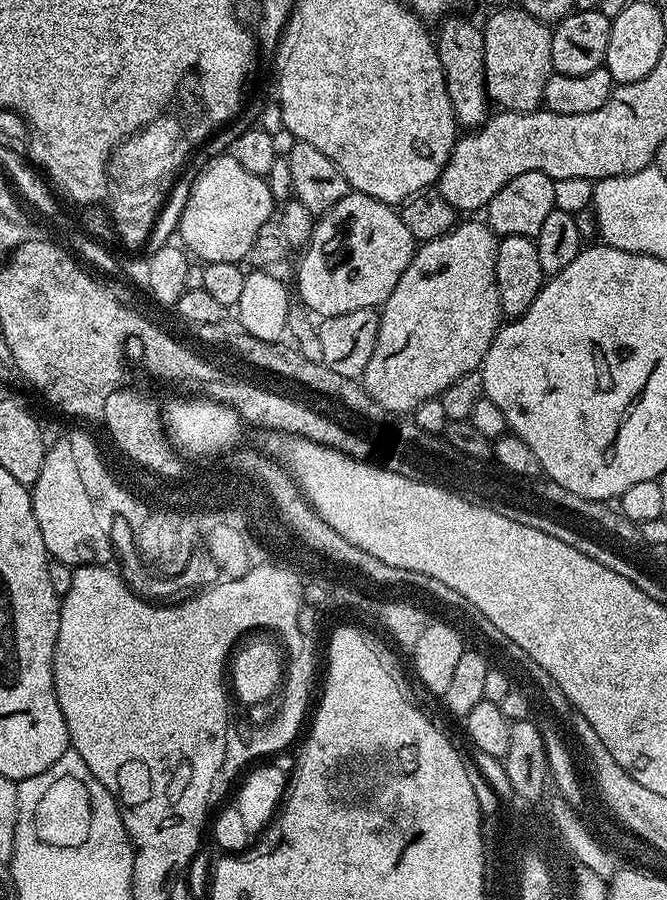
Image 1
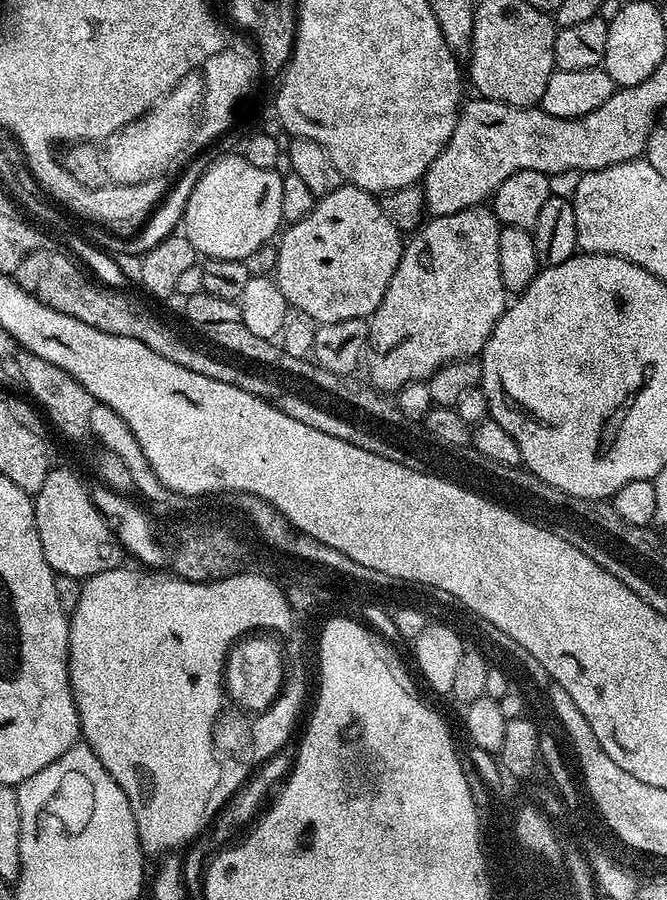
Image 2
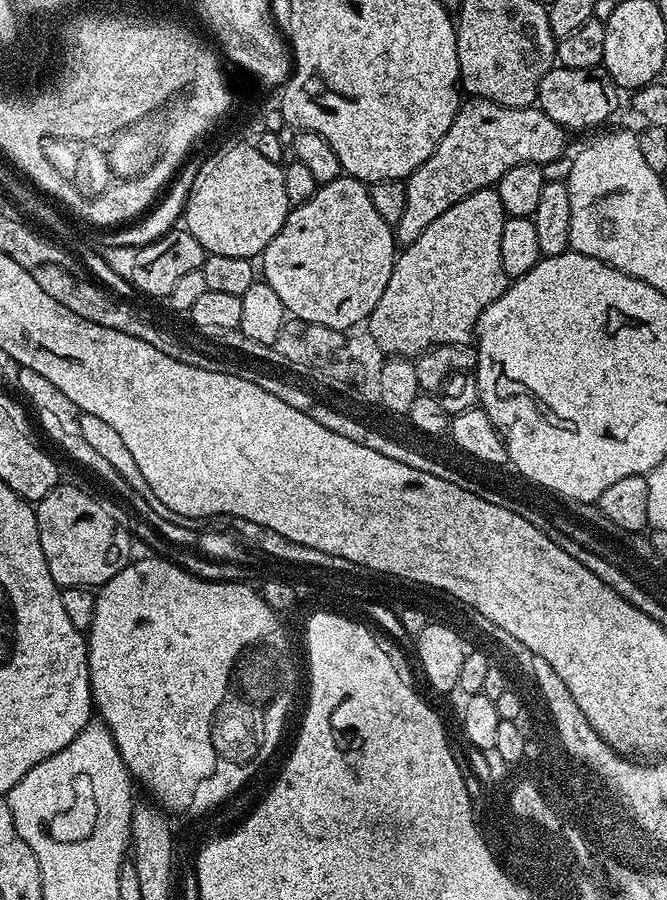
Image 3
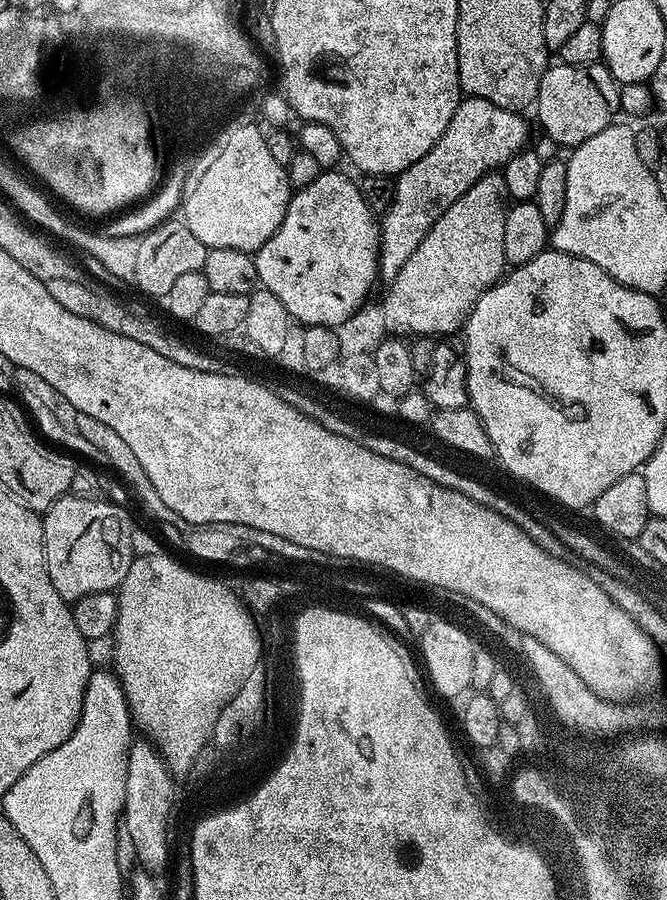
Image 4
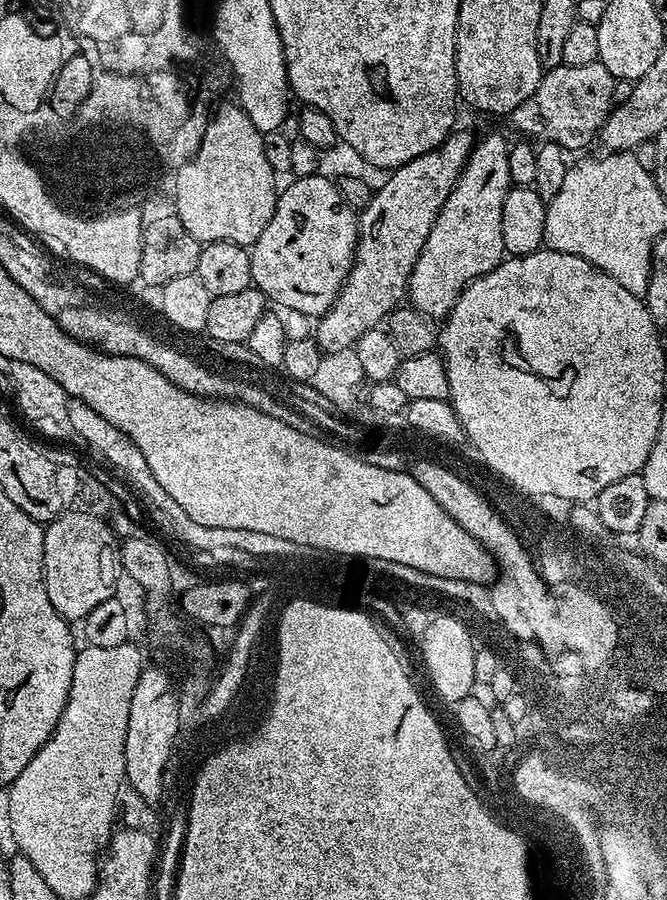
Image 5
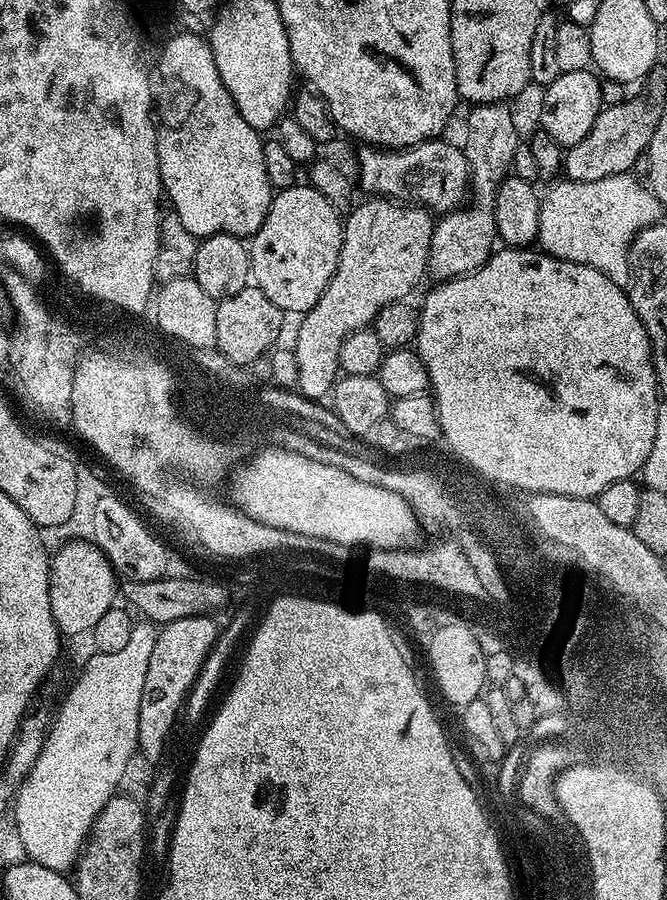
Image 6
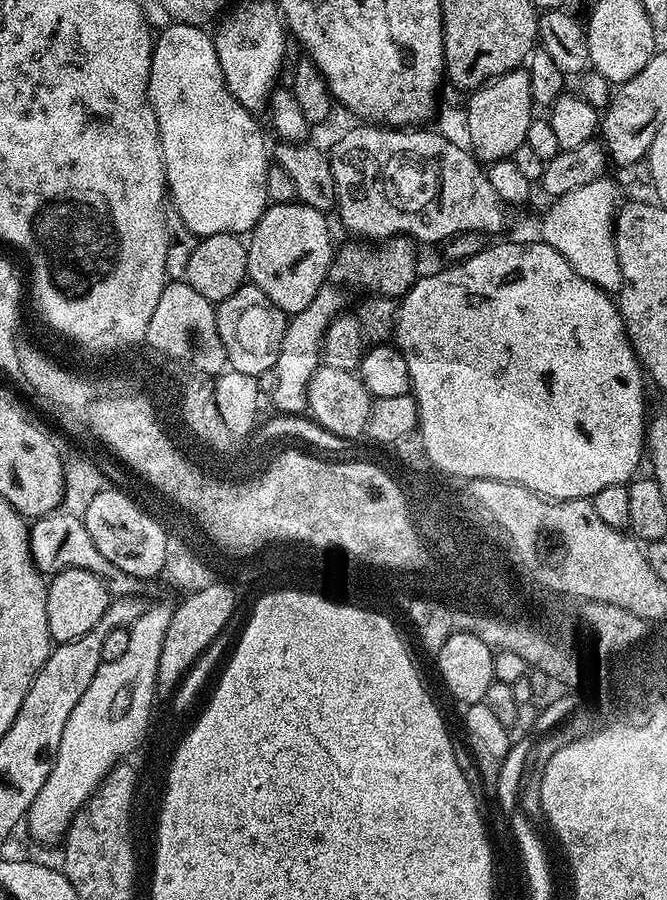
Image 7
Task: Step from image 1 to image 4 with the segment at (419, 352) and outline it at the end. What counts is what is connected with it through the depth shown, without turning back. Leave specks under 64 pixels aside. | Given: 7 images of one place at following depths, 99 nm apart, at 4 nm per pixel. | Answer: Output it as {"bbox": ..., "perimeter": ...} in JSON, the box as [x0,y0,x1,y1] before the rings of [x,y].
{"bbox":[382,171,510,338],"perimeter":[[[499,171],[489,172],[477,184],[470,186],[470,190],[466,190],[466,194],[462,194],[462,198],[458,198],[458,202],[454,202],[438,222],[434,222],[434,226],[430,226],[422,242],[418,242],[418,250],[406,258],[406,266],[402,266],[387,285],[388,293],[382,300],[382,307],[384,326],[389,333],[400,338],[448,338],[451,332],[459,333],[463,329],[481,294],[505,275],[502,233],[510,207],[508,199],[503,175]]]}

